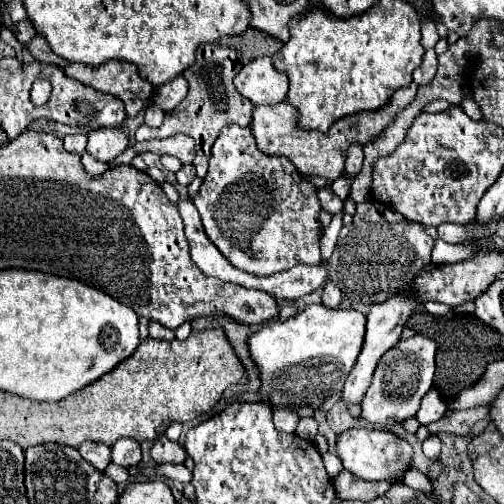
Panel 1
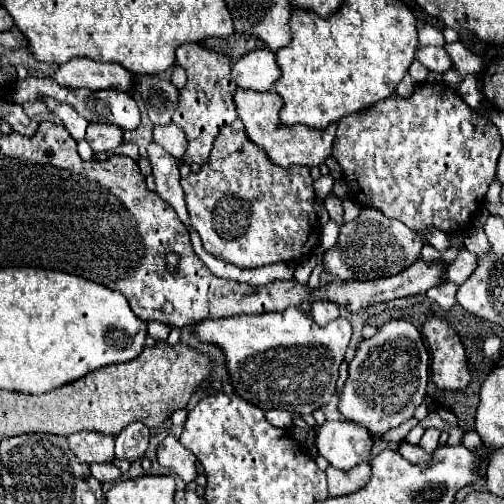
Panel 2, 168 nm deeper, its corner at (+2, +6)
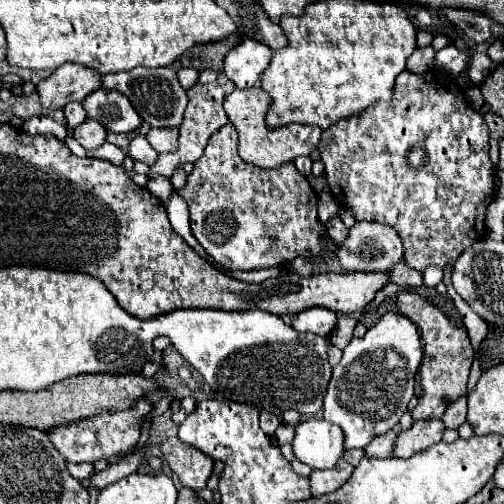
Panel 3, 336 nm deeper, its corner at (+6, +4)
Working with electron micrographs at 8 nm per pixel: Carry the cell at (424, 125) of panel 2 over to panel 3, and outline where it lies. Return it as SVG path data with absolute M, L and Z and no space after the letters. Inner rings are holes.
M405 69L395 81L395 95L391 101L377 101L371 107L367 107L361 115L355 115L349 119L339 119L337 123L333 123L333 127L323 131L317 149L321 151L321 161L325 165L325 177L327 177L333 197L345 209L349 209L357 221L375 221L375 223L385 223L385 225L393 227L403 241L403 249L405 249L403 261L411 269L425 271L425 267L429 267L429 265L445 269L447 265L453 265L457 261L461 251L465 251L469 245L473 245L473 239L485 237L485 233L487 233L485 231L485 209L493 201L495 185L497 185L495 183L495 167L489 159L489 129L487 129L483 117L467 103L465 91L457 85L457 81L449 79L447 75L441 75L441 71L429 69L421 75L417 75L417 73L411 73Z

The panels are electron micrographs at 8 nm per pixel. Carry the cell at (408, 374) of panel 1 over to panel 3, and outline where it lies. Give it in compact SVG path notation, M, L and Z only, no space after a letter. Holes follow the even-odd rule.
M385 313L363 337L351 339L351 343L343 349L341 361L333 367L323 403L323 417L329 423L339 425L345 435L345 449L363 449L373 437L383 435L399 425L399 417L407 411L407 403L415 391L415 373L421 365L421 357L423 351L417 325L399 313Z

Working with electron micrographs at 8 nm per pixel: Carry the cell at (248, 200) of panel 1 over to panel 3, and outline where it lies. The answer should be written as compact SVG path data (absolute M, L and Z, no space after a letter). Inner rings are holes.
M231 123L209 137L203 155L193 165L193 171L187 175L187 185L179 189L179 195L189 203L191 231L195 239L207 251L207 255L211 255L219 265L227 269L251 271L283 265L295 257L315 259L323 253L321 237L325 235L325 225L317 215L317 193L305 175L301 175L293 163L285 163L275 169L259 169L245 163L237 155L237 133Z

